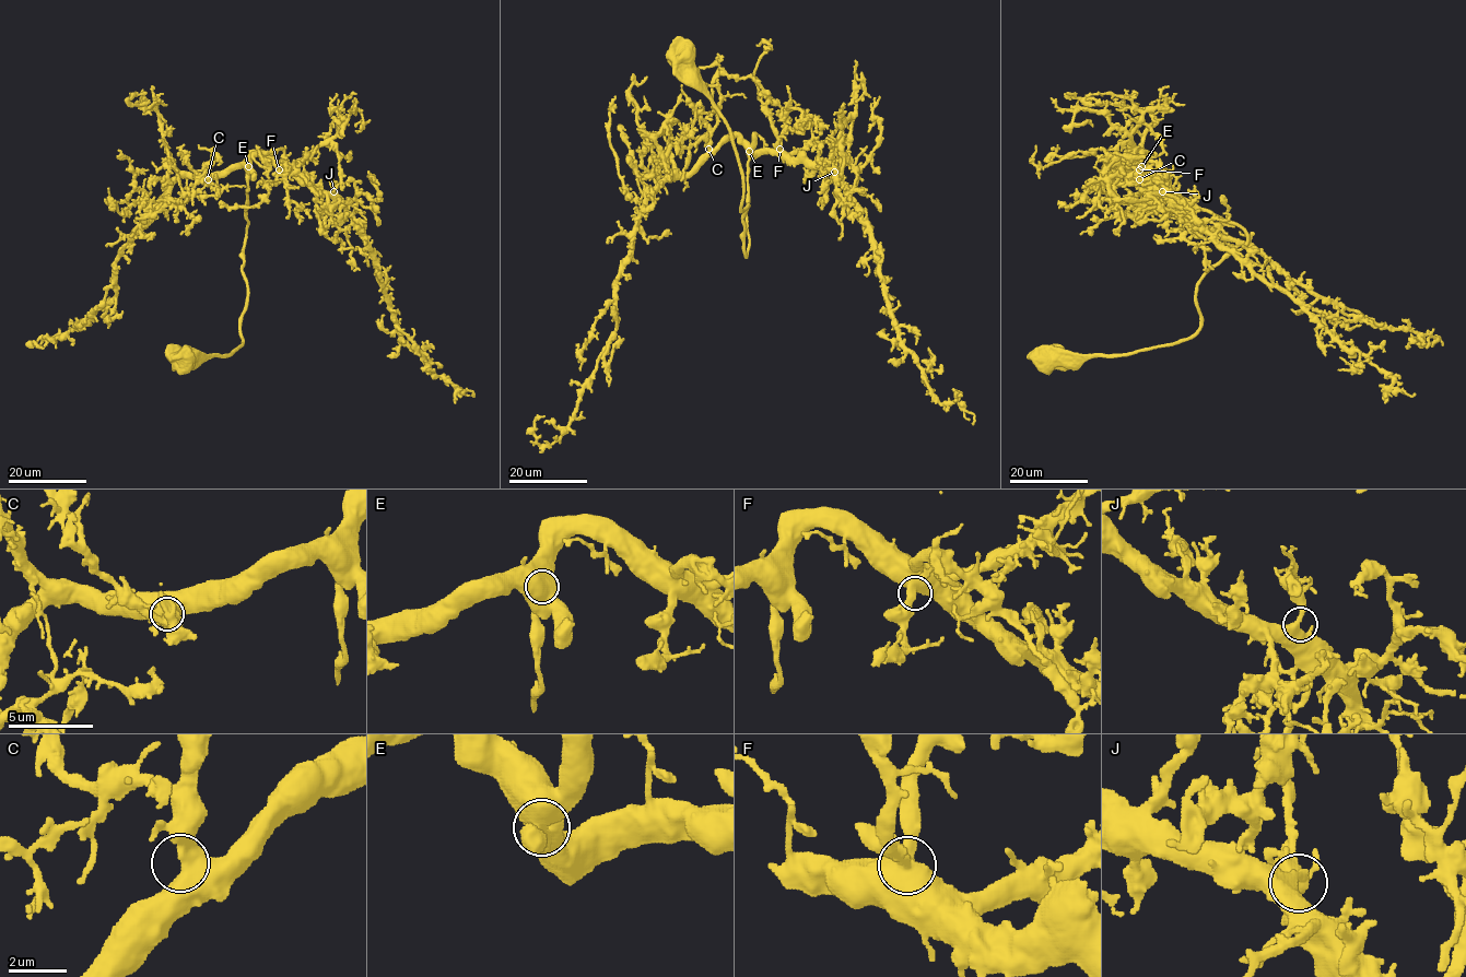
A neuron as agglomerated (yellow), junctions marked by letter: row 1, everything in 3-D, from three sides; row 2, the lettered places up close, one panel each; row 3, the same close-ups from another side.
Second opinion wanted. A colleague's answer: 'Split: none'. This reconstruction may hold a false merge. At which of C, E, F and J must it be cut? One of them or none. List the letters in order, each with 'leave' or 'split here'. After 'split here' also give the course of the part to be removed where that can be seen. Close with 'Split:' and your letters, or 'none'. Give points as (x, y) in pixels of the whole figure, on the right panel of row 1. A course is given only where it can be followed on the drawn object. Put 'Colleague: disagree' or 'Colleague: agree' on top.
Colleague: agree
C: leave
E: leave
F: leave
J: leave
Split: none

